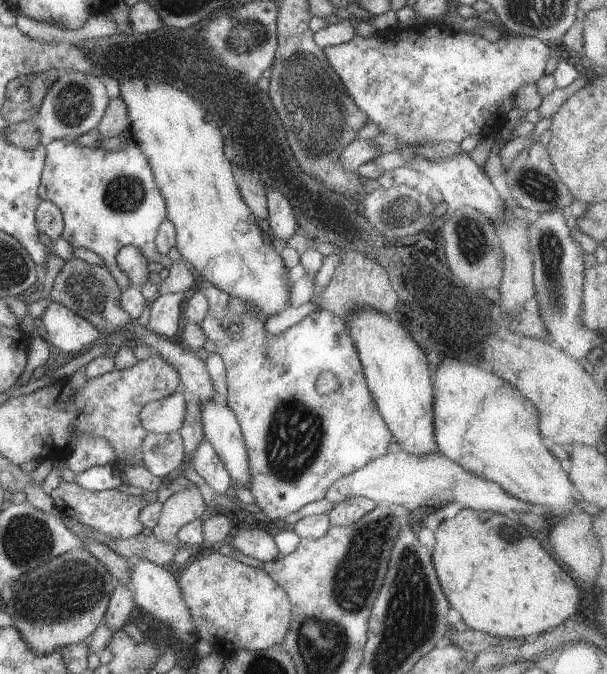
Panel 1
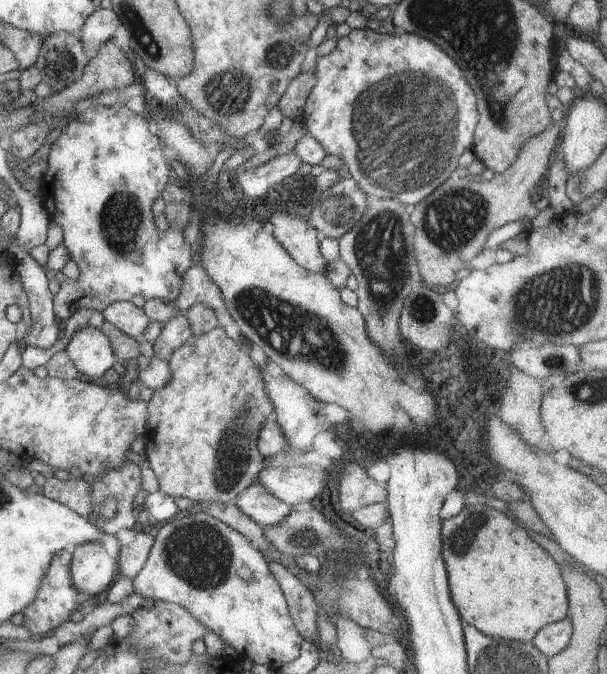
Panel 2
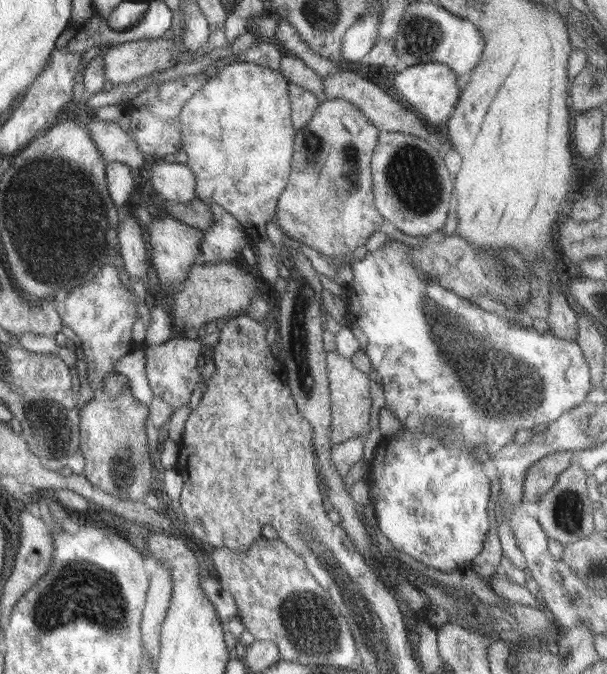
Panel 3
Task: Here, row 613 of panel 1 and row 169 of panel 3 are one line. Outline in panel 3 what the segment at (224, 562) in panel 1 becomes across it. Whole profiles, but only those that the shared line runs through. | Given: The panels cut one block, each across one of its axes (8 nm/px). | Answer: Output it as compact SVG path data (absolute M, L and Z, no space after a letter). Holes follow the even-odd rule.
M232 62L206 80L180 113L181 149L186 152L186 164L196 176L196 199L208 205L220 204L240 222L253 246L258 248L260 276L273 284L278 280L278 266L287 265L287 261L268 237L266 224L275 219L278 199L291 175L294 137L298 132L292 125L288 88L289 82L279 70L252 62Z

